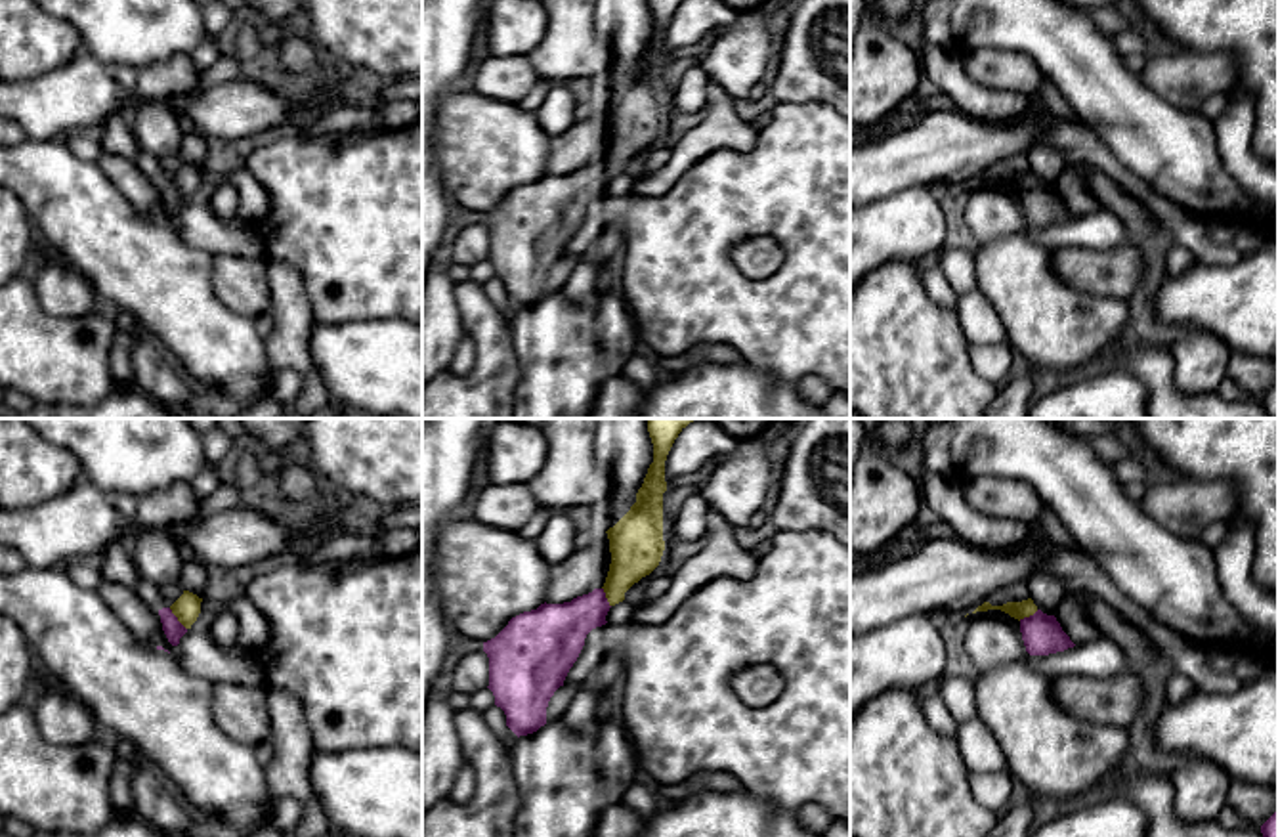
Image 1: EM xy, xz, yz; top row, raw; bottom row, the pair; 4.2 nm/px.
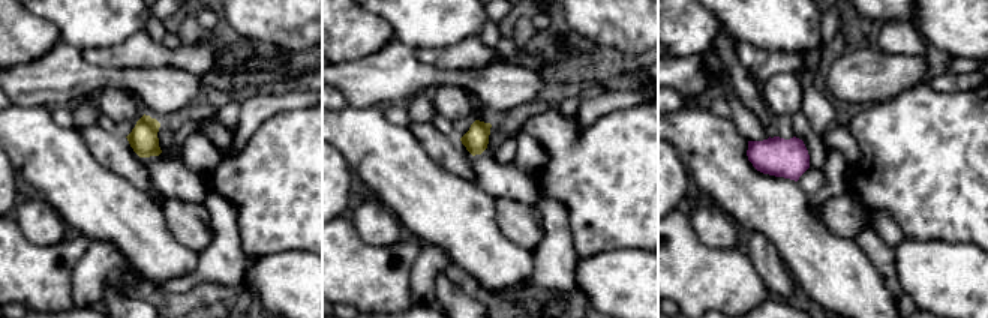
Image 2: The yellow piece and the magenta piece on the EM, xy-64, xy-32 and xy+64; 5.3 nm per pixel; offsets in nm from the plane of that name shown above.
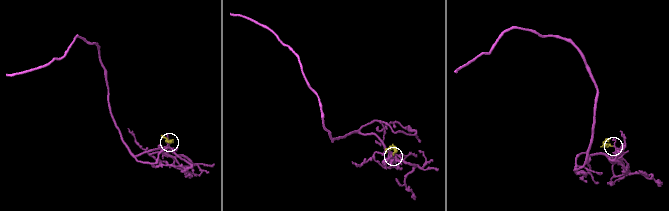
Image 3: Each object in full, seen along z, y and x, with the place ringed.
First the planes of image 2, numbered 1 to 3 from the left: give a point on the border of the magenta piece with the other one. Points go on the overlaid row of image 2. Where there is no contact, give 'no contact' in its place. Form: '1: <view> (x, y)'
1: no contact
2: no contact
3: no contact

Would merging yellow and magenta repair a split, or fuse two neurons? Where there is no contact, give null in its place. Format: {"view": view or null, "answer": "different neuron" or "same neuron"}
{"view": "xy", "answer": "same neuron"}

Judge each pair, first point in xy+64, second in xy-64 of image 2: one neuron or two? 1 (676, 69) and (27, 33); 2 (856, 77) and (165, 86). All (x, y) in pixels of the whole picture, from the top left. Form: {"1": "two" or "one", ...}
{"1": "two", "2": "one"}

